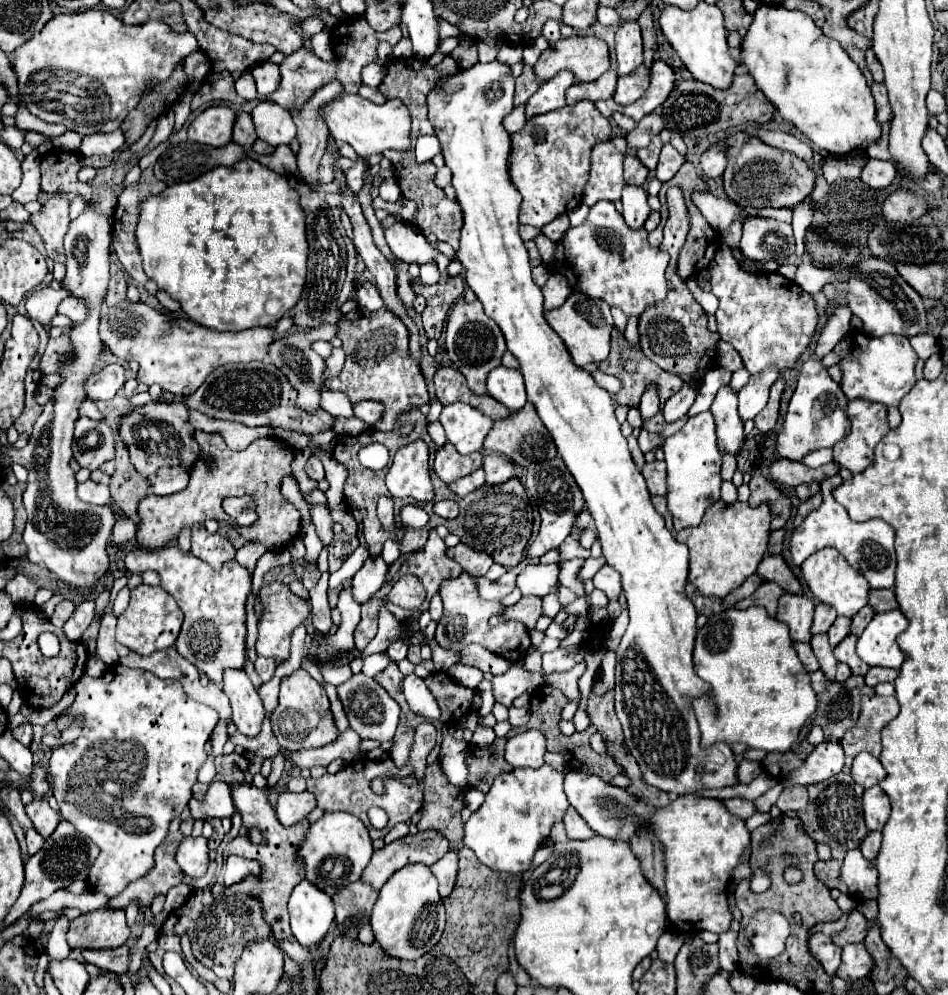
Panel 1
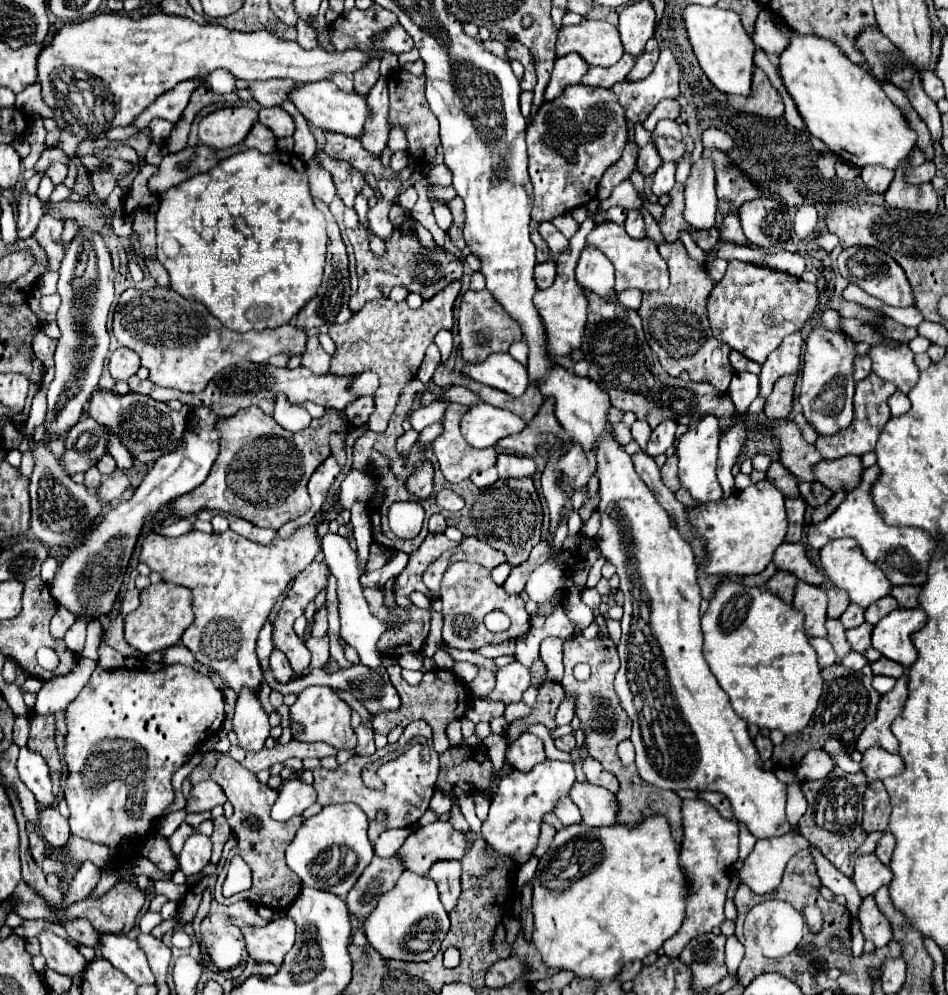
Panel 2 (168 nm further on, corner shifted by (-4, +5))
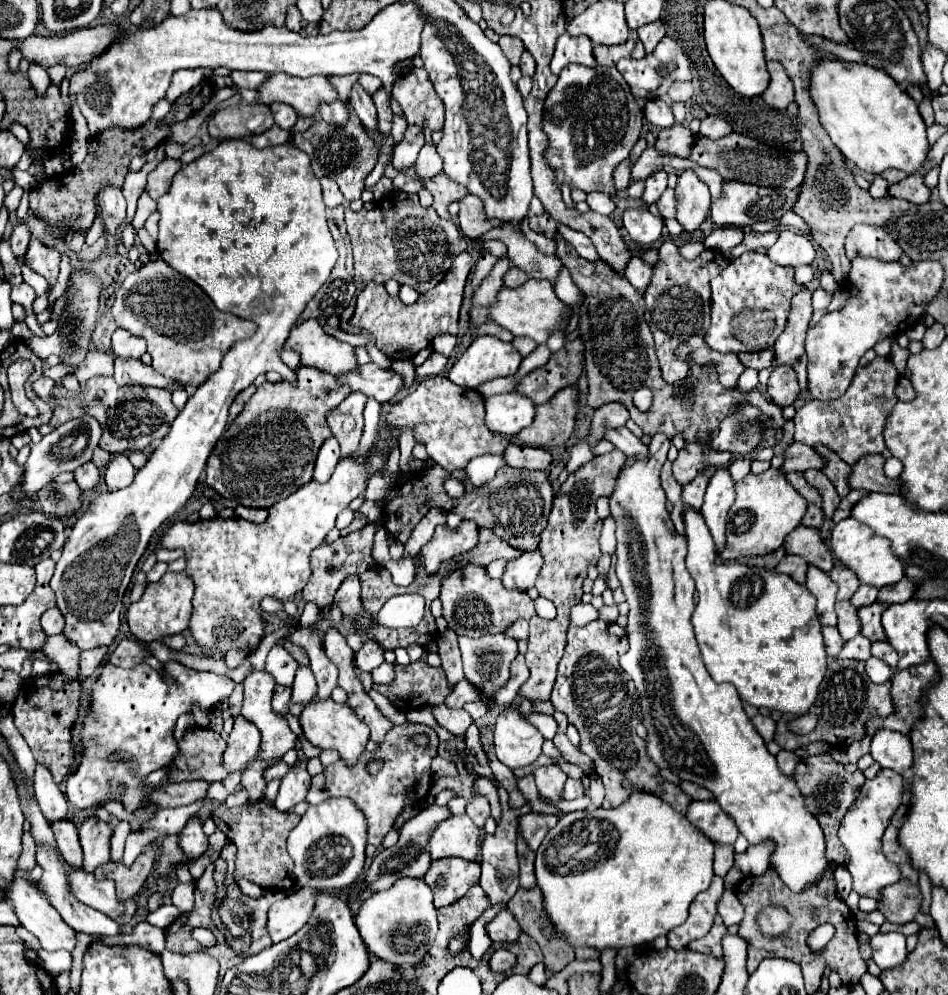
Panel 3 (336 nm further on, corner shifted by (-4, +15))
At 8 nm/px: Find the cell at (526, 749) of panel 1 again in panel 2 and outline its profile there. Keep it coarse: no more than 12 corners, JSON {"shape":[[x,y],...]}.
{"shape":[[521,734],[505,754],[517,770],[545,760],[541,738]]}

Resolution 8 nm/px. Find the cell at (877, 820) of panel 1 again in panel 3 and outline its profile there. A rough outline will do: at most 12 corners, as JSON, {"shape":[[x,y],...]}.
{"shape":[[879,770],[841,820],[859,896],[901,878],[881,838],[903,802],[901,774]]}

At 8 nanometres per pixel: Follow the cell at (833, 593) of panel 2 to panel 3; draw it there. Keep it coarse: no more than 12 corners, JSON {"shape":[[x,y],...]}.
{"shape":[[833,566],[829,576],[839,586],[837,600],[849,600],[861,586],[851,568]]}

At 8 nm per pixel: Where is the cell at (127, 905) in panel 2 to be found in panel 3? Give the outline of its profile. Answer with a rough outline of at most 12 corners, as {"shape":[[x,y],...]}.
{"shape":[[157,844],[131,866],[107,862],[95,876],[117,884],[119,900],[139,894],[157,858]]}

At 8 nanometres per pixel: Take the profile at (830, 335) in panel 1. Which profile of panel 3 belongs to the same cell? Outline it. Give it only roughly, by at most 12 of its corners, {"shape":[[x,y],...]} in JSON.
{"shape":[[819,287],[812,295],[813,310],[830,305],[830,294]]}

